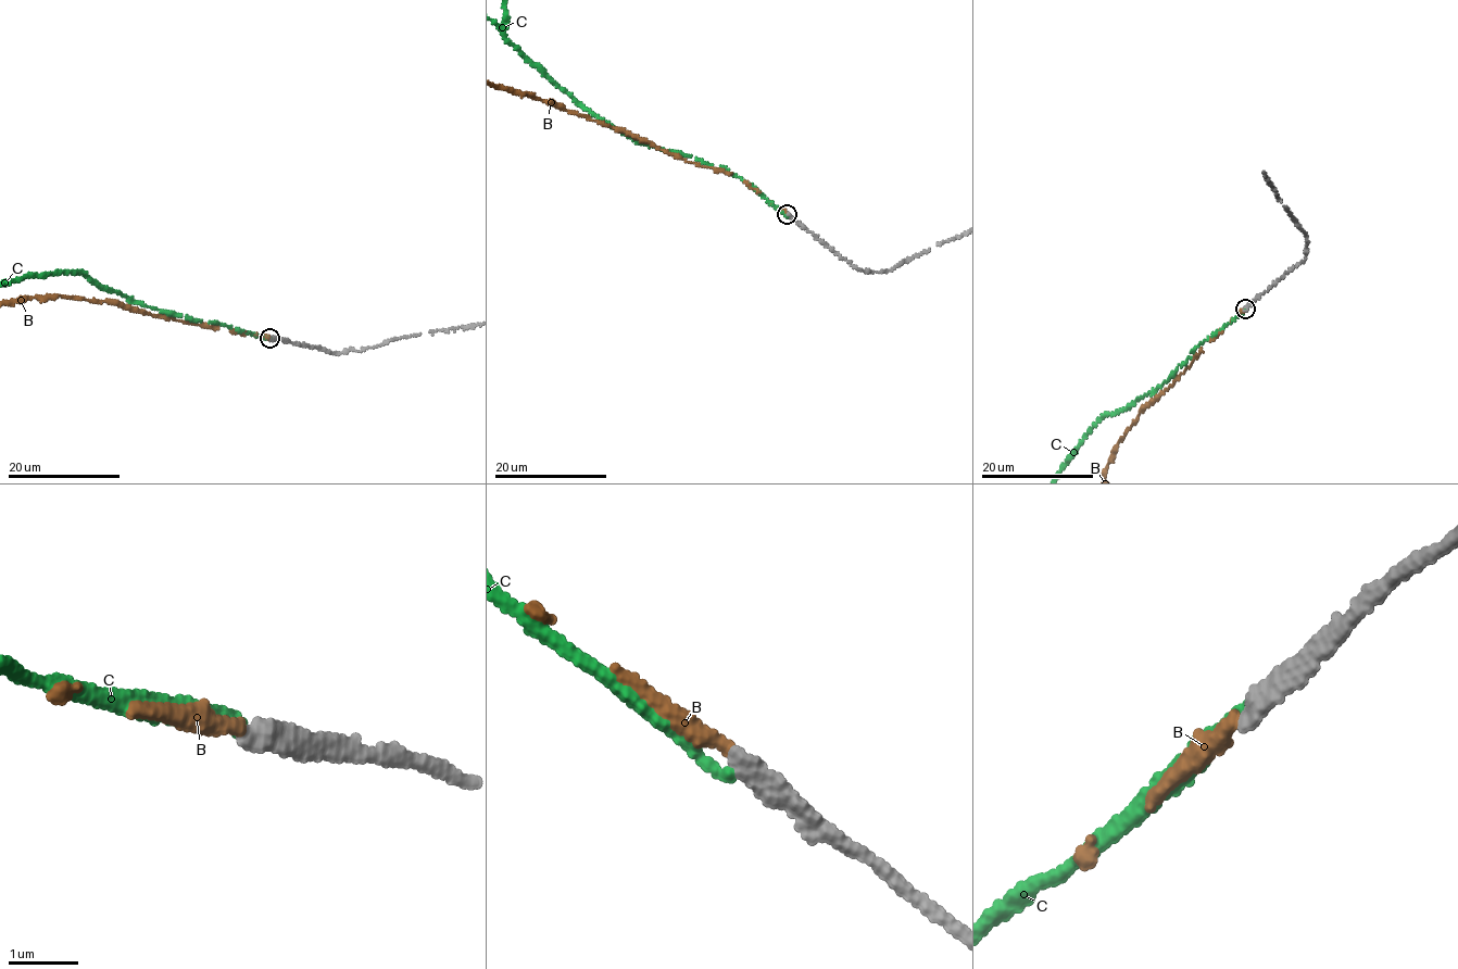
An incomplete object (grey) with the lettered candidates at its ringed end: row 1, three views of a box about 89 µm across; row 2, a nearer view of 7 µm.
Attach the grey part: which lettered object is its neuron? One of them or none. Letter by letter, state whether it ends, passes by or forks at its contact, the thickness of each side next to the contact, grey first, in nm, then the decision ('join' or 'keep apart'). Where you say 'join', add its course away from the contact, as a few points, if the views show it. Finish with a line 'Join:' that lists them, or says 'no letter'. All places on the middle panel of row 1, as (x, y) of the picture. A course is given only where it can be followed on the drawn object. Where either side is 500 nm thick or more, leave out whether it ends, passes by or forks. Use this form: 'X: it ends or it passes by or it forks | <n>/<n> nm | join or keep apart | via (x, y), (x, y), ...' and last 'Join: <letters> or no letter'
B: it ends | 340/280 nm | join
C: it ends | 360/150 nm | keep apart
Join: B

